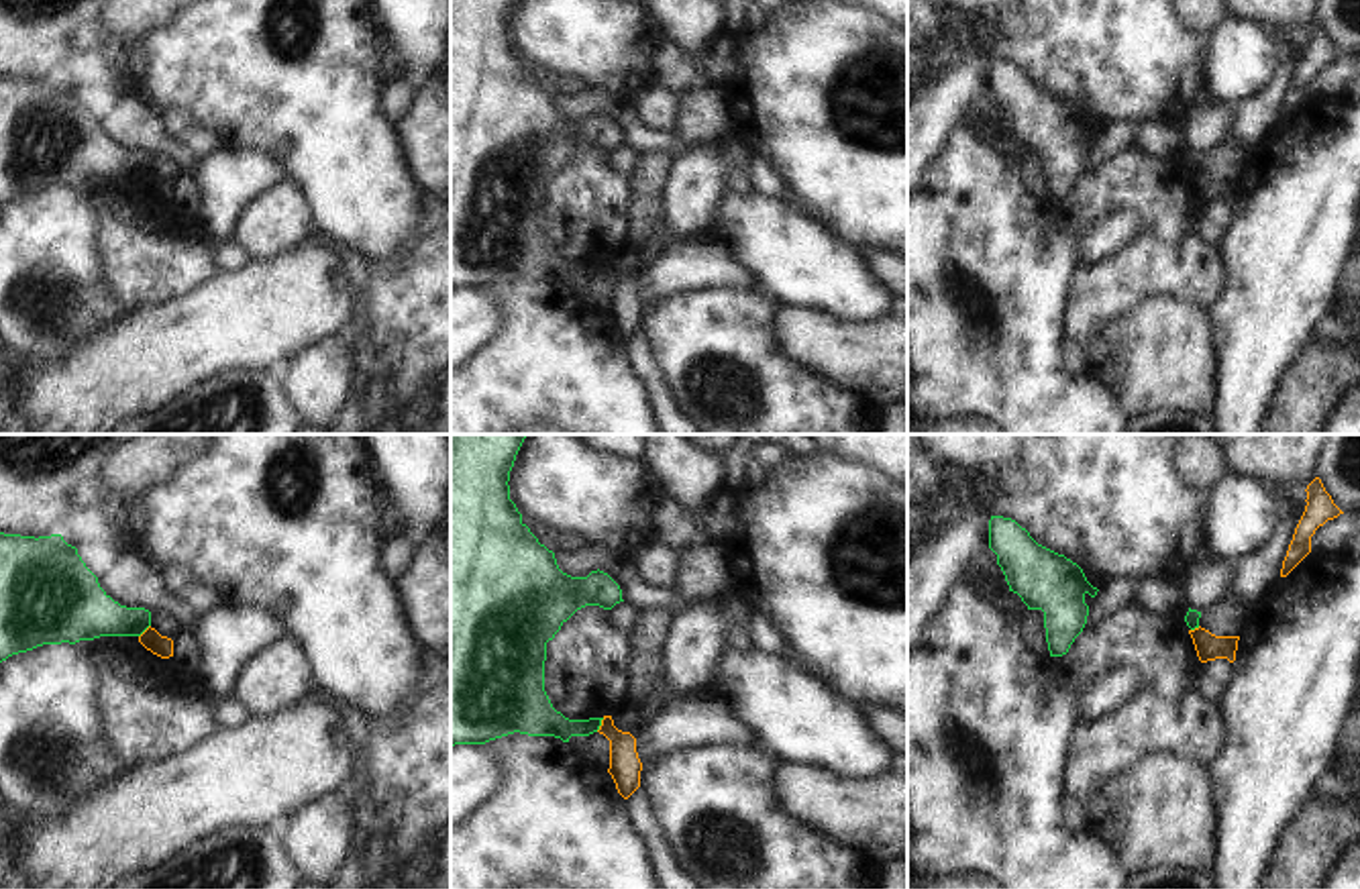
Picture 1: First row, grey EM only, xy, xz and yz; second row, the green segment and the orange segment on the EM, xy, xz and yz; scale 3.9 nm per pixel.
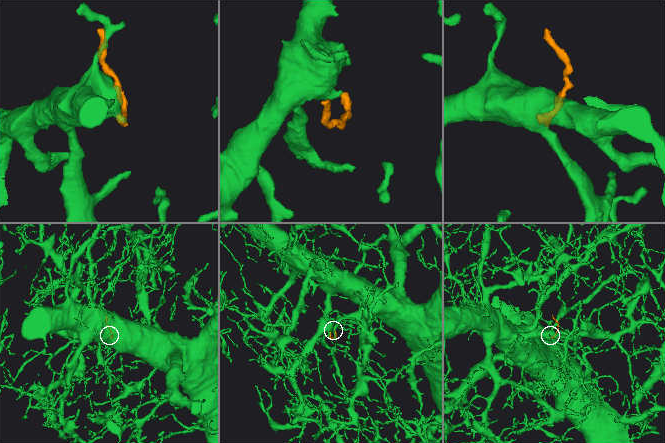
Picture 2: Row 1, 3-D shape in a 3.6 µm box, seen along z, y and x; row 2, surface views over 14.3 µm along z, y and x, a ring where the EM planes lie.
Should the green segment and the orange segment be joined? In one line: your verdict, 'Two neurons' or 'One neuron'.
Two neurons

